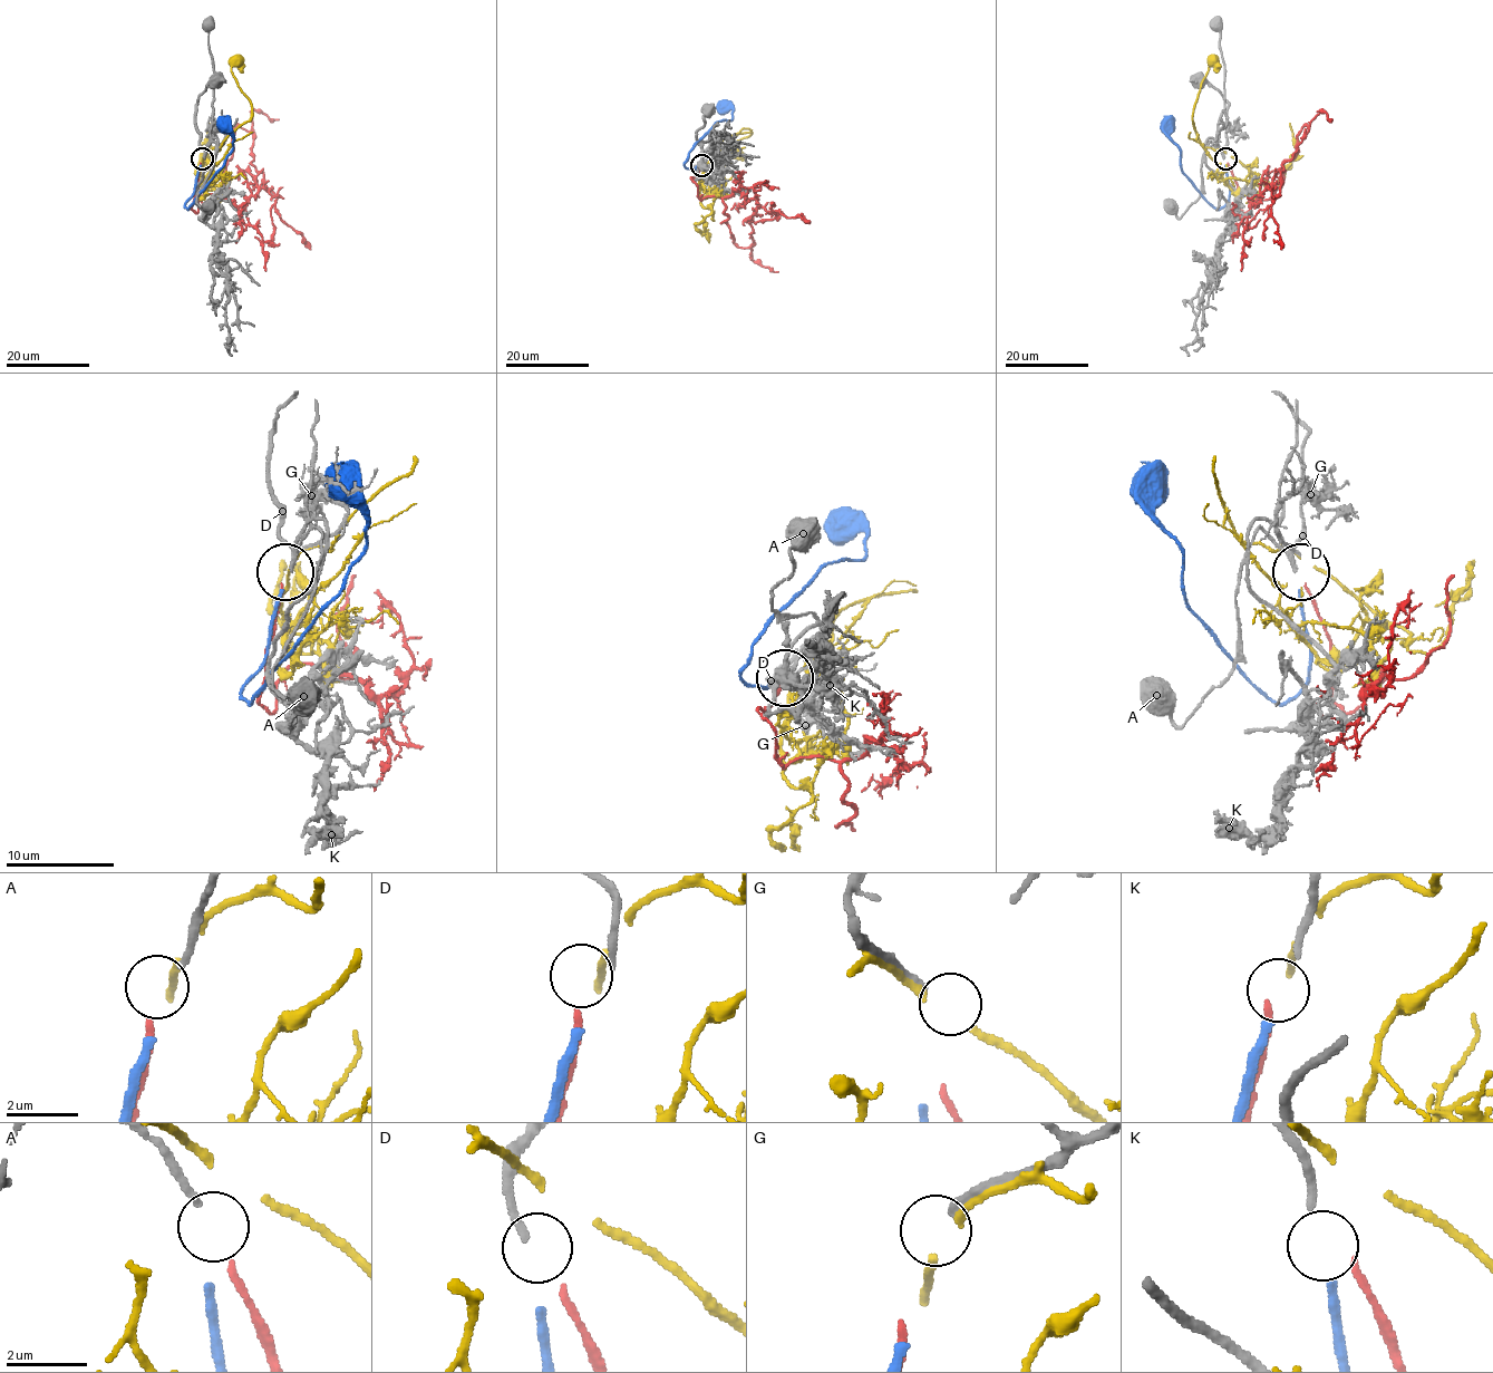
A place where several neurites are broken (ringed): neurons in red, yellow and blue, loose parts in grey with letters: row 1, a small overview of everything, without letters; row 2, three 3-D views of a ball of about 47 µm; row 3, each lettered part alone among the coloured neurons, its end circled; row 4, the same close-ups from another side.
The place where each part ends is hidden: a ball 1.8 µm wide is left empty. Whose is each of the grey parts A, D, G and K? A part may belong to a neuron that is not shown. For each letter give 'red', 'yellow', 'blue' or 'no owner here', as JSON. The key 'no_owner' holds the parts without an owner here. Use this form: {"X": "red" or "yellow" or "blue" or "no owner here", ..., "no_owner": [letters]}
{"A": "red", "D": "no owner here", "G": "no owner here", "K": "blue", "no_owner": ["D", "G"]}

